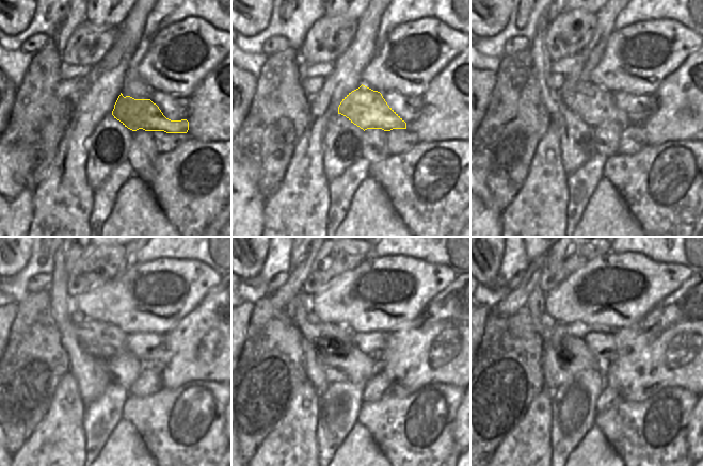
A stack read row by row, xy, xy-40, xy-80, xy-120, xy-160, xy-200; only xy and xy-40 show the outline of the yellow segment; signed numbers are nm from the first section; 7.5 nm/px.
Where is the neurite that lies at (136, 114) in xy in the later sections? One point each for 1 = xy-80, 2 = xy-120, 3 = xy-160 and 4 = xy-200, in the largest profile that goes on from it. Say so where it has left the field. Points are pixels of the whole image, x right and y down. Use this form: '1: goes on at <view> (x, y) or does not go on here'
1: goes on at xy-80 (595, 105)
2: goes on at xy-120 (102, 340)
3: goes on at xy-160 (314, 332)
4: goes on at xy-200 (522, 322)

